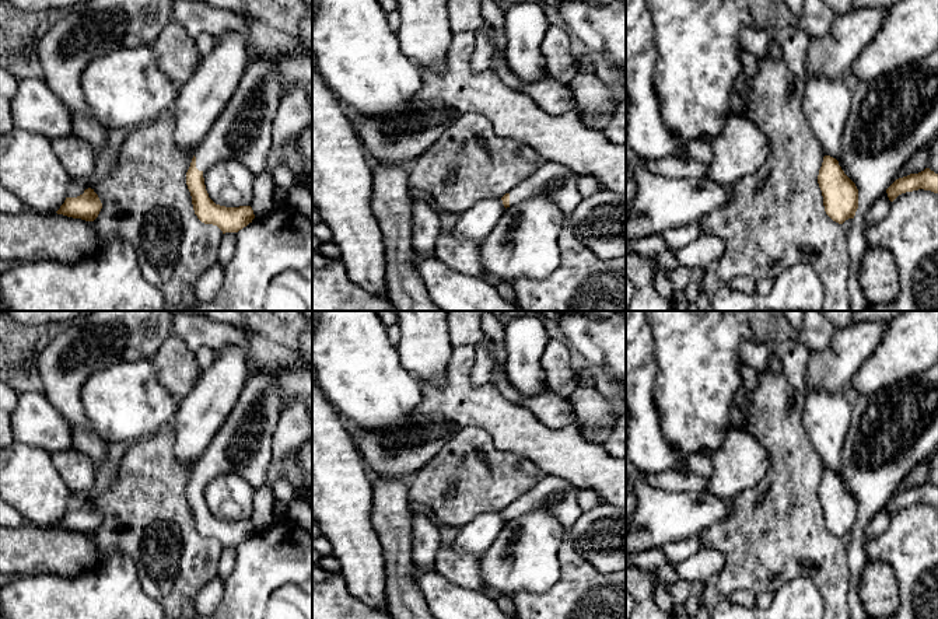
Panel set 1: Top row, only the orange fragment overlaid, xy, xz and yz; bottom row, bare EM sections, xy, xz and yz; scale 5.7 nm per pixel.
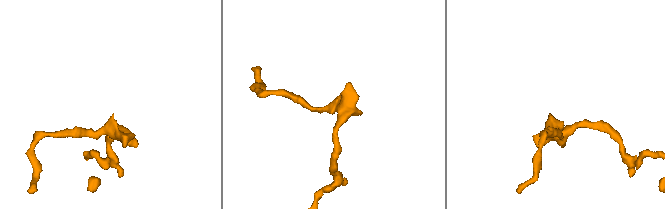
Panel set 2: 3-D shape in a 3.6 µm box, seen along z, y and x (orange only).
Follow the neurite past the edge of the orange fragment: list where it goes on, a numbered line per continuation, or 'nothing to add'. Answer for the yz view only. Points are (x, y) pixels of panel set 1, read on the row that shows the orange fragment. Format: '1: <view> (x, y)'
nothing to add

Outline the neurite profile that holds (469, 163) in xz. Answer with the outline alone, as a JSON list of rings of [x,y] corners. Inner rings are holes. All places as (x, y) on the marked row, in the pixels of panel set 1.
[[[465,113],[409,167],[409,183],[428,192],[437,211],[462,214],[477,202],[503,197],[524,179],[532,176],[542,160],[526,143],[496,134],[493,123],[482,113]]]

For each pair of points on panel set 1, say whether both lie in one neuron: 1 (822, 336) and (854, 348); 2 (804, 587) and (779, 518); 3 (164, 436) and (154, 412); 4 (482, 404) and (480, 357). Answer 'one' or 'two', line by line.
1: two
2: two
3: two
4: two

